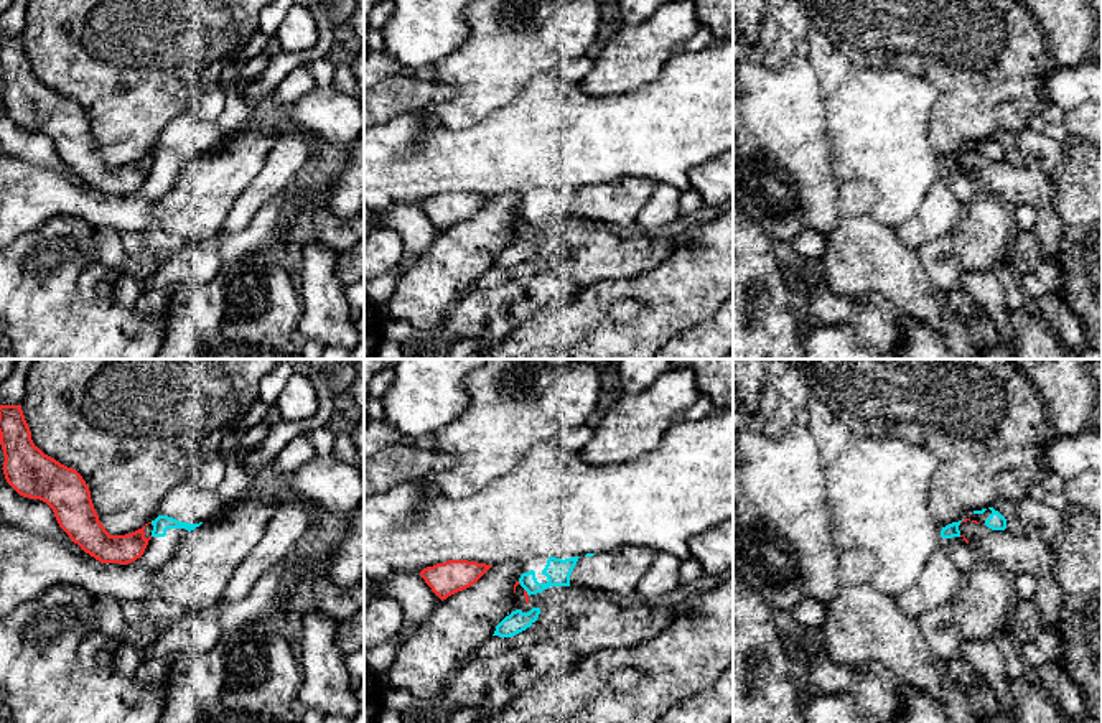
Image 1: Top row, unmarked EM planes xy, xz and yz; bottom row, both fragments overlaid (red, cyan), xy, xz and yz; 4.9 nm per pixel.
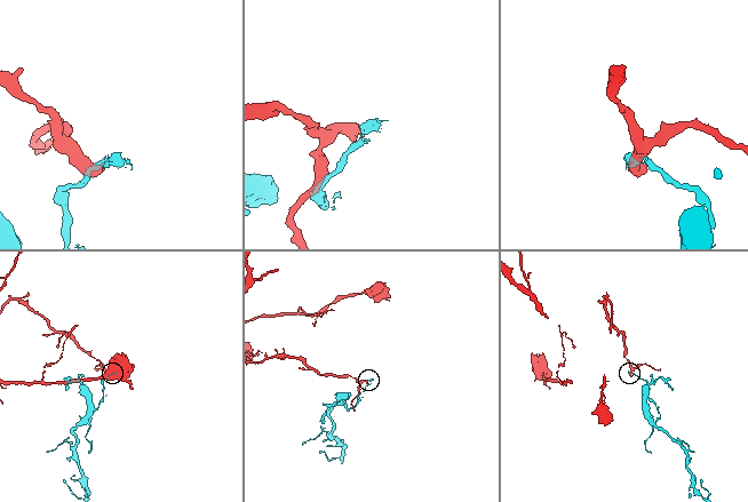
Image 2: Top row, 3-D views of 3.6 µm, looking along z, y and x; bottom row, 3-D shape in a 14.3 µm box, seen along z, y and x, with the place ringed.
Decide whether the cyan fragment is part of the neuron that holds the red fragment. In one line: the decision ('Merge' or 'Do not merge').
Do not merge

